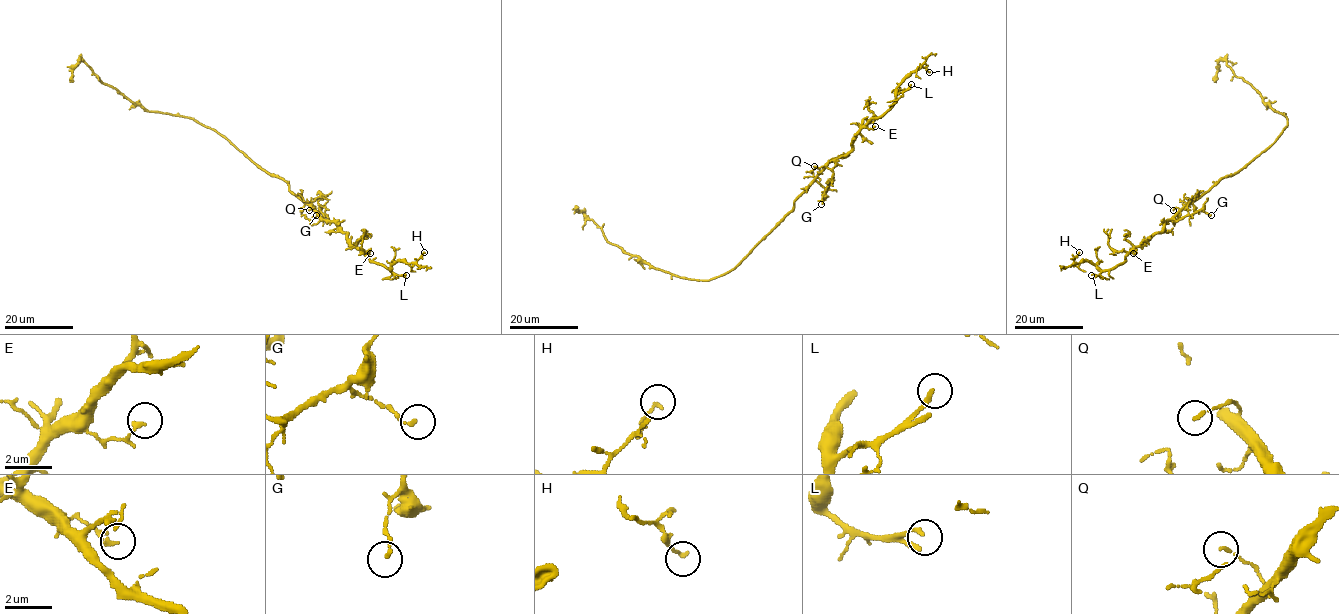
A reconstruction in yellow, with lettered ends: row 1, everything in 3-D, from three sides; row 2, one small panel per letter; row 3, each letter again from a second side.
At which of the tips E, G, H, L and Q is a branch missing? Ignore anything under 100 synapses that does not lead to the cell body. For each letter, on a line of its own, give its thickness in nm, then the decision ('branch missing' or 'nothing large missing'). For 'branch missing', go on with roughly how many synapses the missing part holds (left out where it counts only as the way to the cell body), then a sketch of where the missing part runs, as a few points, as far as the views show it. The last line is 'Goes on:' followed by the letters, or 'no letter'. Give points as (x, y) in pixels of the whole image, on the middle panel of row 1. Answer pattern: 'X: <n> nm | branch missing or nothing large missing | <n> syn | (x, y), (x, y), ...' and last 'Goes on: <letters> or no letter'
E: 170 nm | nothing large missing
G: 150 nm | nothing large missing
H: 130 nm | nothing large missing
L: 180 nm | branch missing | (911, 84), (911, 87), (938, 60), (936, 48), (941, 44), (949, 46)
Q: 120 nm | nothing large missing
Goes on: L

